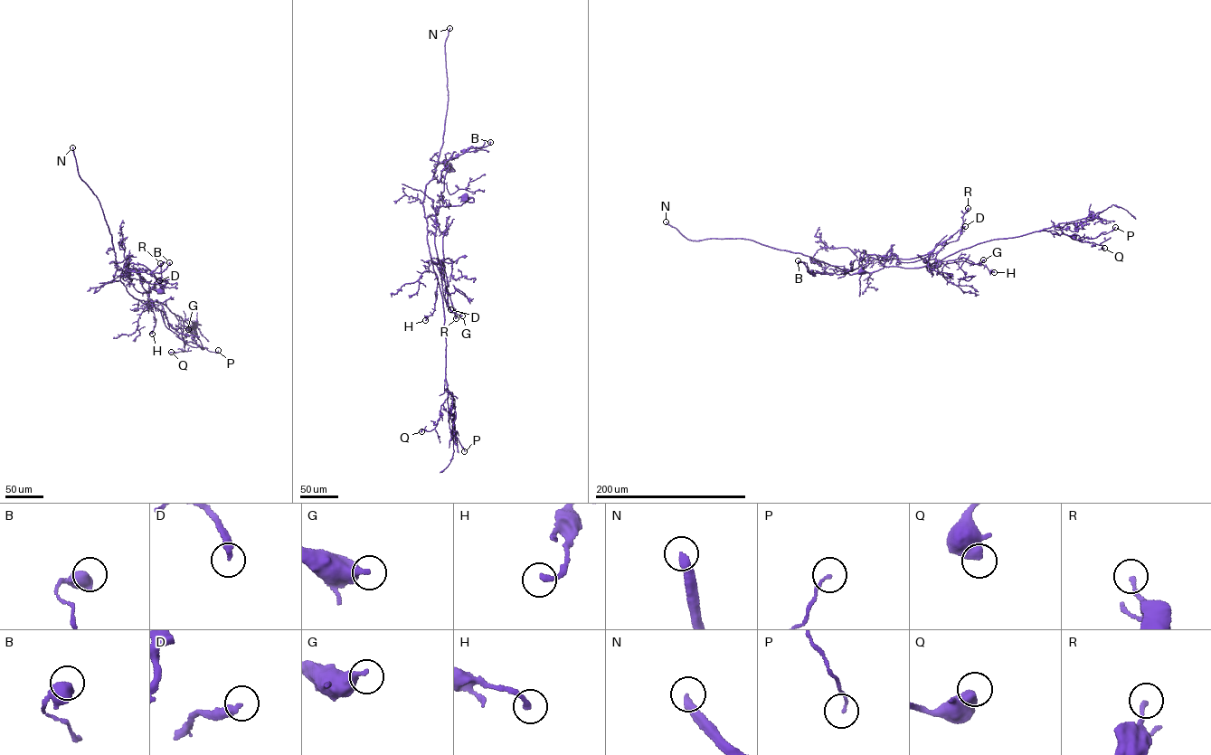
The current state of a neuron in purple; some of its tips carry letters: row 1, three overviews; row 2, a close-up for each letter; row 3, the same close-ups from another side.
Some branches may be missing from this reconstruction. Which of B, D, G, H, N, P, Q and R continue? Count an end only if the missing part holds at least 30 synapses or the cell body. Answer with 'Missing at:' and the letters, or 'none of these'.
Missing at: N

